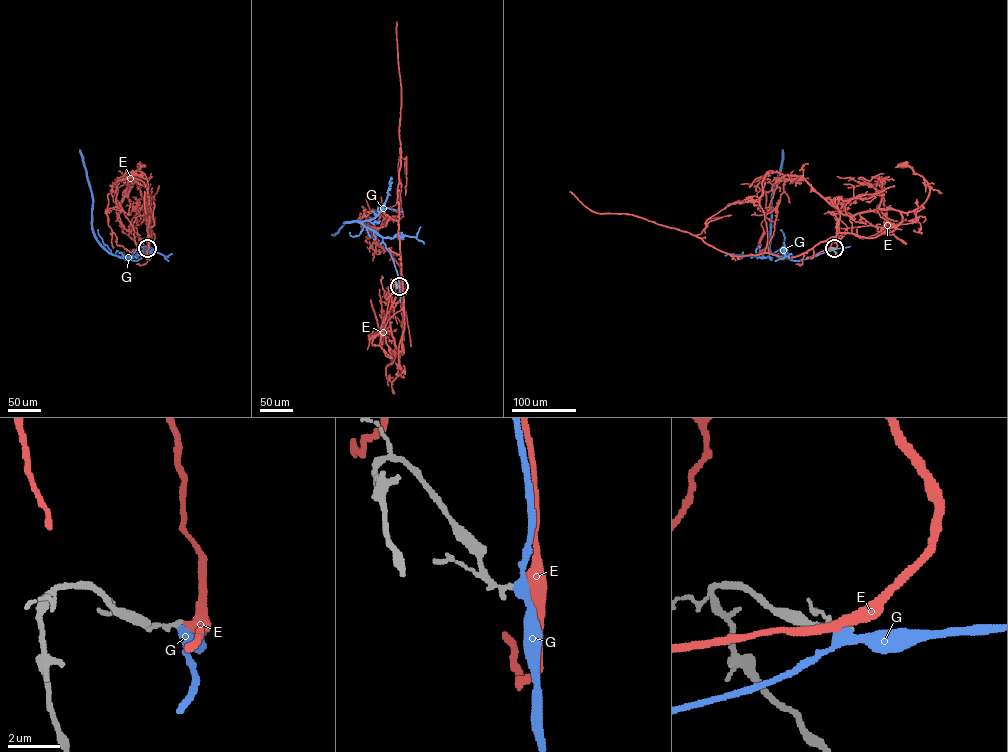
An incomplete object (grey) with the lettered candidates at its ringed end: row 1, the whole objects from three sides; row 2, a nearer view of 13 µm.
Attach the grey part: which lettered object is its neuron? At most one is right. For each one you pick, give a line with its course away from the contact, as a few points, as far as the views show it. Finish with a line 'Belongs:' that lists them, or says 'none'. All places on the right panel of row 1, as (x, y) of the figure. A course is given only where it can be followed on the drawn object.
E: via (835, 248), (836, 214), (889, 209), (907, 212), (925, 202), (930, 191), (926, 180), (902, 165)
Belongs: E

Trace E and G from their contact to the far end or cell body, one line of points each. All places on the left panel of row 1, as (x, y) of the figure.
E: (147, 248), (147, 218), (137, 211), (147, 211), (134, 177), (139, 165)
G: (147, 248), (137, 260), (108, 252)

